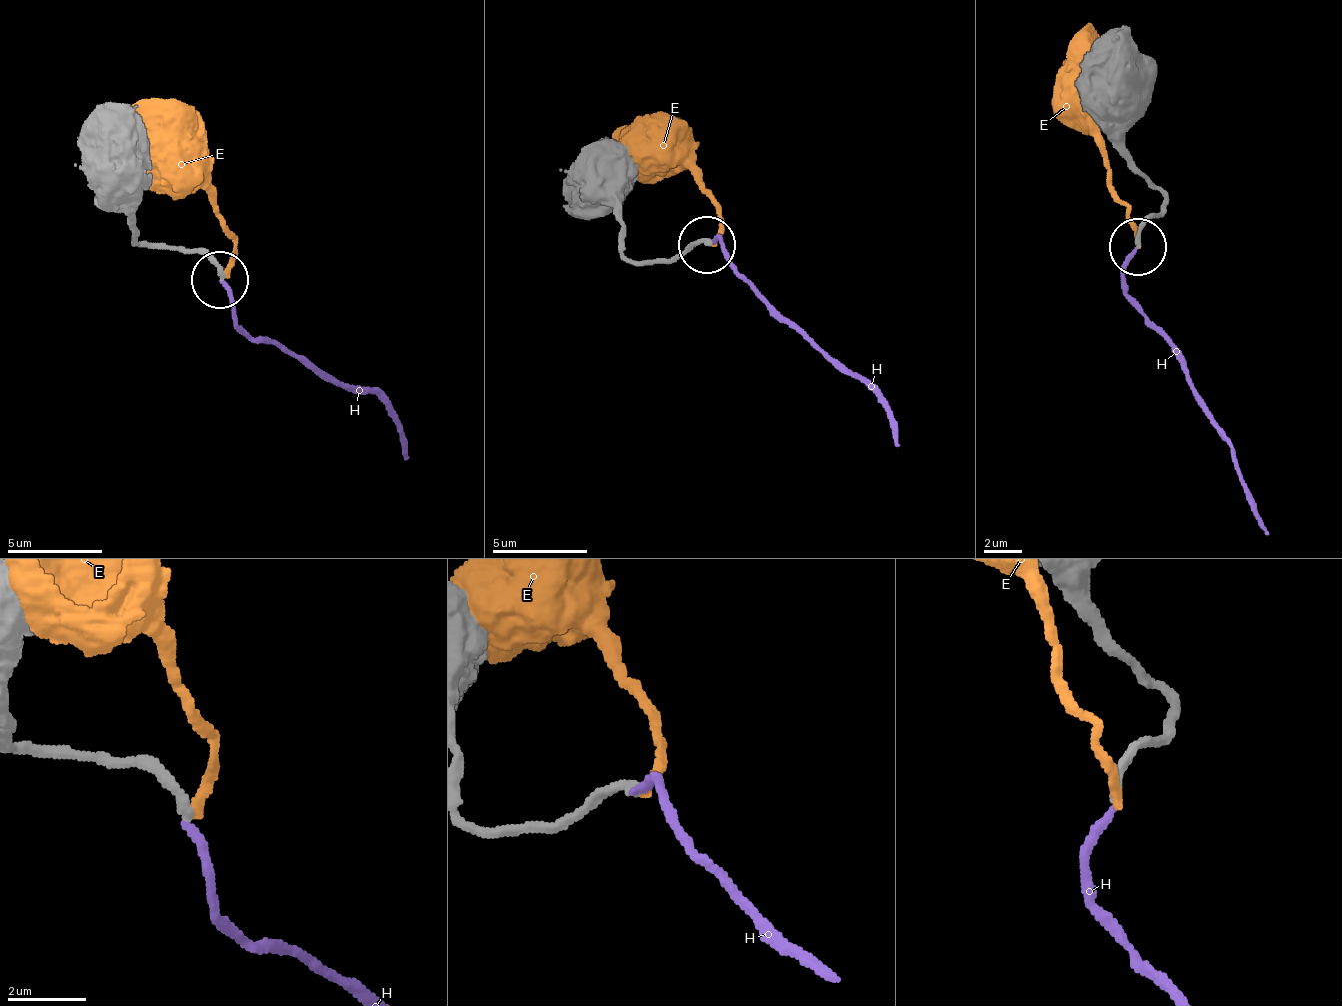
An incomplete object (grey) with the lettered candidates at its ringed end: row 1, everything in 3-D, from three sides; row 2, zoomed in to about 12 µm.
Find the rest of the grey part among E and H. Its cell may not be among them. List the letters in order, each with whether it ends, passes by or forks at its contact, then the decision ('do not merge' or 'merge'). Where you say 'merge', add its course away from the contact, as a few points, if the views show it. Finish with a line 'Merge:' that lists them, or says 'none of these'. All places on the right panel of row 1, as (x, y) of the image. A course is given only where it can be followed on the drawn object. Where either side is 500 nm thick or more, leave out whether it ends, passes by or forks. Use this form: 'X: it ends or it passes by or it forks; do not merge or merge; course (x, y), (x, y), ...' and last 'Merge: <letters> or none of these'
E: it ends; do not merge
H: it ends; merge; course (1136, 246), (1122, 273), (1122, 291), (1180, 360), (1238, 464), (1257, 522), (1267, 535)
Merge: H

